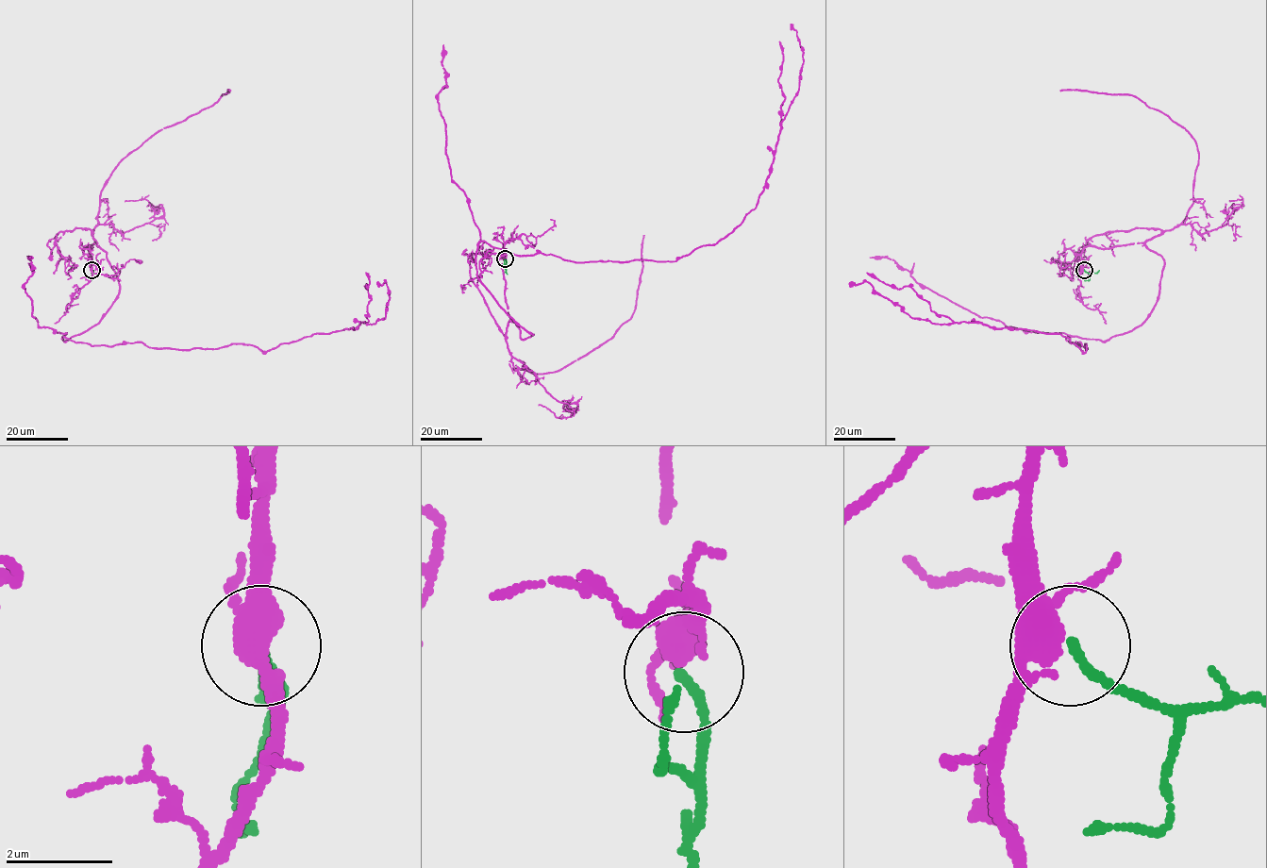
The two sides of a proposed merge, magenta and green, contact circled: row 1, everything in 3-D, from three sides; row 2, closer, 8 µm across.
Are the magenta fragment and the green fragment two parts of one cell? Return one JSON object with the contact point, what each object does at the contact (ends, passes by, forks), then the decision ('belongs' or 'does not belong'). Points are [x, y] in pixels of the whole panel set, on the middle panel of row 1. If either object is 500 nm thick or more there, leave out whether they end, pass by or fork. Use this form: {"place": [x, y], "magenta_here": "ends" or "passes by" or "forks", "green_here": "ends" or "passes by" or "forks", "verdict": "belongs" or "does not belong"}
{"place": [505, 258], "magenta_here": "forks", "green_here": "ends", "verdict": "belongs"}

